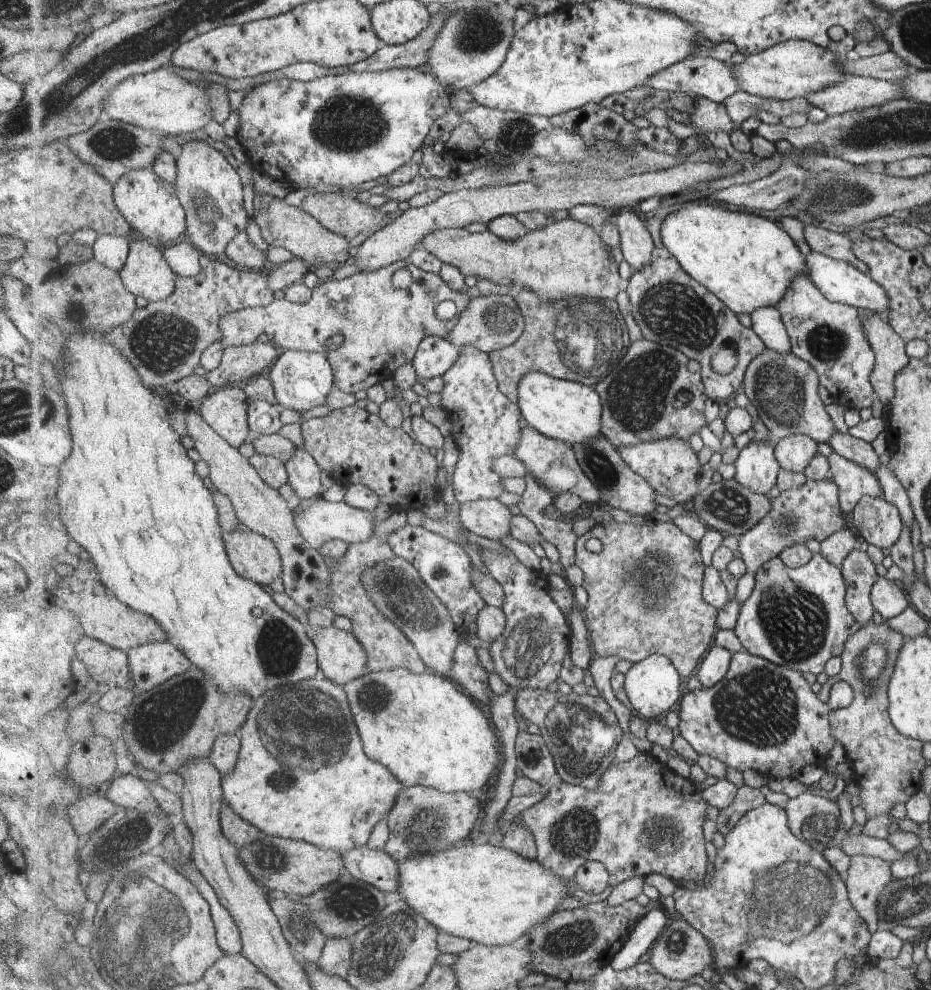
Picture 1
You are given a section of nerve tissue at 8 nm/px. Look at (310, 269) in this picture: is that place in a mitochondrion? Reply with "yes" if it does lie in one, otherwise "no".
no

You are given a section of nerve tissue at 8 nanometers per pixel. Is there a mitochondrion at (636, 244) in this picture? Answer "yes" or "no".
no

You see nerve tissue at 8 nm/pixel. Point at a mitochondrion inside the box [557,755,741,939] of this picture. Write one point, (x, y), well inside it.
(660, 833)

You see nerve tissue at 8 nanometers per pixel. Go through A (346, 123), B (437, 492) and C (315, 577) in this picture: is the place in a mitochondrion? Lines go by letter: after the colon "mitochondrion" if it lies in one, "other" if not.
A: mitochondrion
B: other
C: other

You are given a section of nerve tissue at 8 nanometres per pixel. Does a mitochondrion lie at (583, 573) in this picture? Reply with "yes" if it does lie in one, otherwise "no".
no

